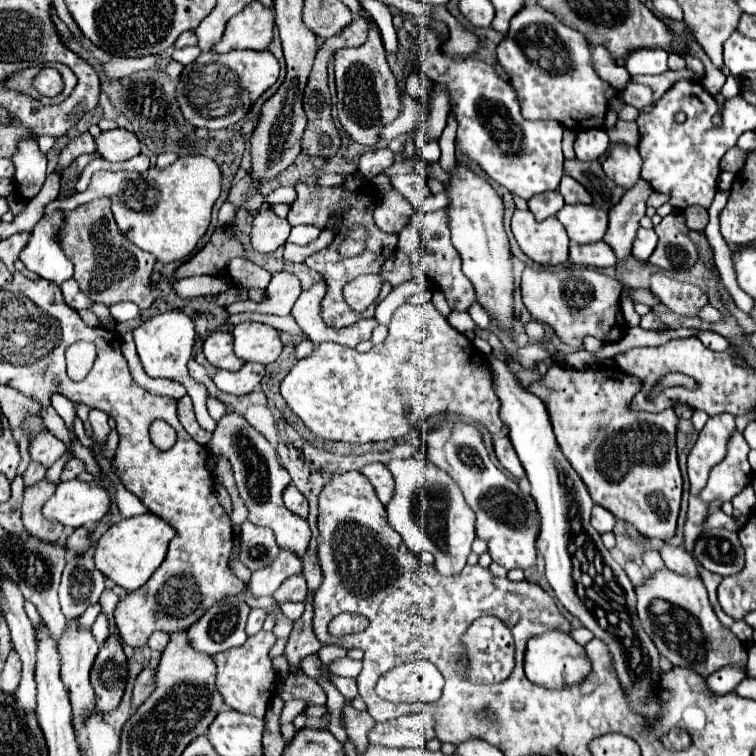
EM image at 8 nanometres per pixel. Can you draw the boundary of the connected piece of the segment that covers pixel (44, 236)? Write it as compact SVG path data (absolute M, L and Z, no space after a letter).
M55 210L47 216L43 216L31 230L33 236L31 236L29 244L19 254L21 262L31 272L39 274L41 278L45 278L49 282L55 282L57 286L61 286L63 282L67 282L73 276L73 264L71 264L71 260L67 260L67 256L63 256L63 252L55 240L61 224L63 224L61 210Z

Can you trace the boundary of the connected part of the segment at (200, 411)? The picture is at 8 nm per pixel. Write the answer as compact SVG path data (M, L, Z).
M169 310L163 314L157 314L151 322L141 324L137 328L131 330L135 346L137 346L137 354L139 360L143 364L143 370L147 372L147 376L151 378L169 378L169 380L177 380L187 388L187 394L193 400L195 406L195 416L201 428L213 432L215 430L215 422L209 418L207 412L207 388L199 382L195 382L187 370L187 362L191 360L193 354L193 340L195 340L195 328L193 328L193 320L181 312L181 310Z

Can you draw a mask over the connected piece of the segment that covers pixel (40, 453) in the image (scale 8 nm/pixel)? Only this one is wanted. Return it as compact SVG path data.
M43 432L39 440L31 442L29 454L33 462L41 464L43 468L51 468L51 464L55 464L65 454L65 444L57 440L51 432Z

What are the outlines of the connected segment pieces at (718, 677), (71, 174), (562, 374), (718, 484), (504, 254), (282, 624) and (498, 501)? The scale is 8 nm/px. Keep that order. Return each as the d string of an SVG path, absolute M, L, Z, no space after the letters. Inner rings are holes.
M729 666L729 668L723 668L721 672L713 674L711 678L707 678L707 686L713 694L717 696L725 696L729 692L733 692L733 688L745 678L745 670L739 670L735 666Z
M91 152L91 154L83 154L79 156L75 162L71 162L71 166L61 174L61 190L59 190L59 200L65 200L65 198L71 198L75 194L75 184L77 184L77 178L83 174L83 168L91 162L99 158L99 152Z
M553 362L545 376L533 380L527 386L527 392L535 394L545 402L555 432L555 440L565 458L569 460L569 464L573 466L573 470L587 484L593 502L607 508L619 520L625 520L631 526L635 526L643 536L667 542L669 538L675 536L683 492L683 480L675 448L675 432L679 418L671 408L659 414L629 410L631 398L641 390L641 386L639 378L625 374L615 366L577 370Z
M735 432L727 448L727 458L713 468L707 486L699 492L699 498L703 502L711 502L715 498L729 502L735 494L739 494L755 476L747 462L747 454L749 454L749 446L743 434Z
M457 166L453 176L445 184L449 192L449 228L453 246L463 258L463 274L473 282L479 302L501 328L511 328L513 318L513 266L509 240L503 230L503 204L491 184L467 170Z
M281 614L281 616L279 616L279 622L277 622L275 628L273 628L273 632L275 632L277 638L287 638L289 632L291 632L291 628L293 628L293 624Z
M449 422L443 428L425 430L423 428L423 442L425 442L425 458L445 470L461 488L467 504L477 516L475 534L477 538L487 542L489 556L499 566L513 570L521 568L527 570L535 566L537 550L535 540L539 536L539 512L535 502L519 492L517 480L503 474L489 458L481 432L465 422Z

